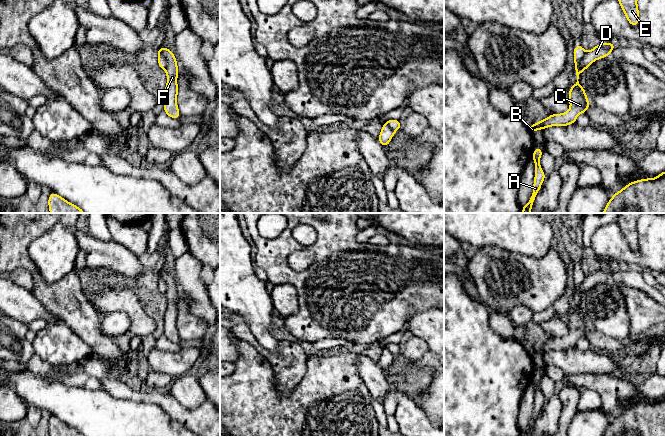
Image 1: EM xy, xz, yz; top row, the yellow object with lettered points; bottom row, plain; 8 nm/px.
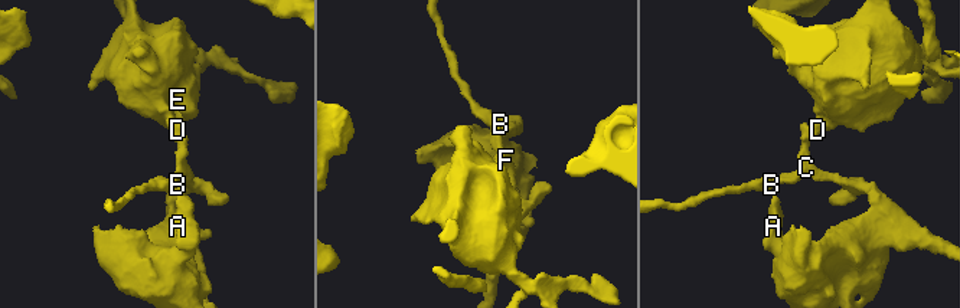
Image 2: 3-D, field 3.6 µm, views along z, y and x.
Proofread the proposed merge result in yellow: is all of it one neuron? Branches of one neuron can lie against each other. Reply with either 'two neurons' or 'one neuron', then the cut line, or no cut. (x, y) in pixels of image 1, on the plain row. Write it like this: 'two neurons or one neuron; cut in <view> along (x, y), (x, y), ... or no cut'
two neurons; cut in yz along (585, 276), (578, 292)

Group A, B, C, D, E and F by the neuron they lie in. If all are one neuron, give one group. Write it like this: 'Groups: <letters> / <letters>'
Groups: A B C F / D E

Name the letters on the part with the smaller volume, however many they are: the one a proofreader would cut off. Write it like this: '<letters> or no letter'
A, B, C, F

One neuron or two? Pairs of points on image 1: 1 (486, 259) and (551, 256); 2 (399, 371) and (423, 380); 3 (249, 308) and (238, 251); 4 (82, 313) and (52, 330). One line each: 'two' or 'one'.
1: one
2: one
3: one
4: two

